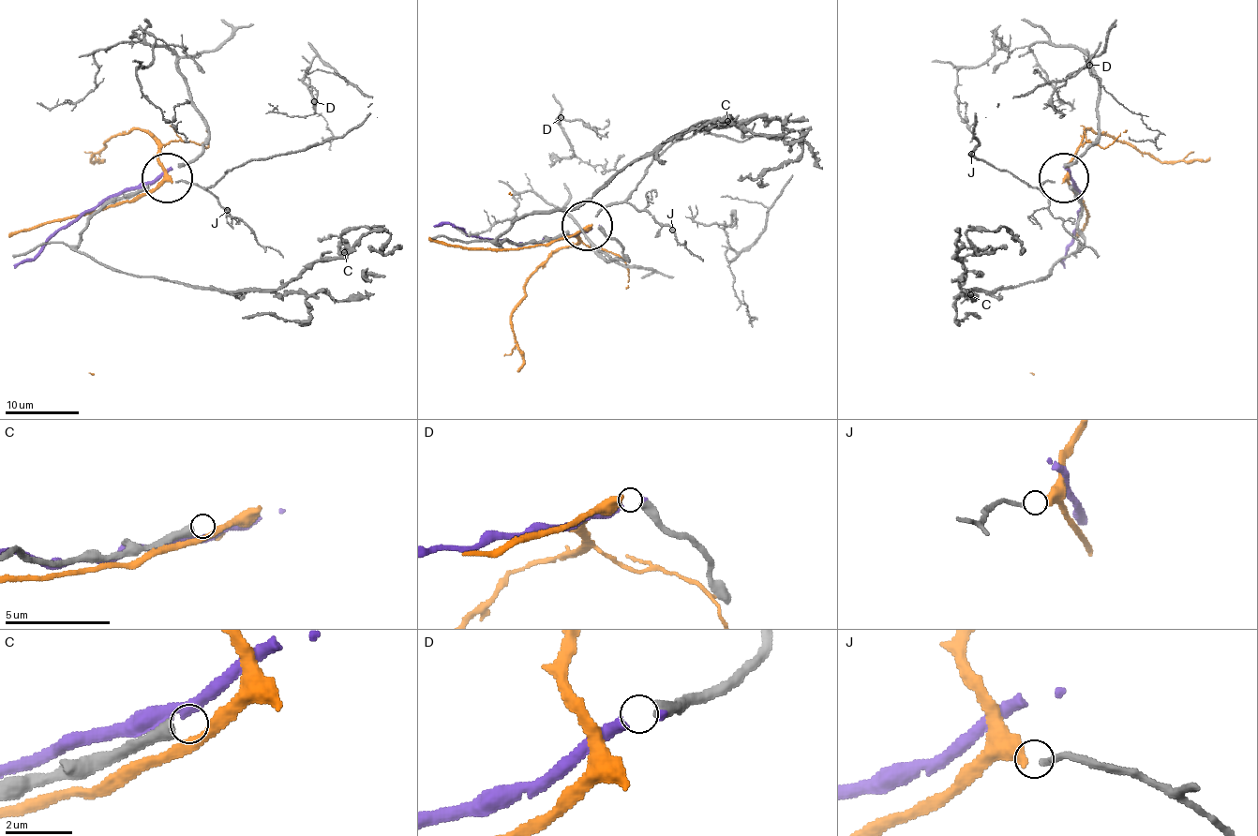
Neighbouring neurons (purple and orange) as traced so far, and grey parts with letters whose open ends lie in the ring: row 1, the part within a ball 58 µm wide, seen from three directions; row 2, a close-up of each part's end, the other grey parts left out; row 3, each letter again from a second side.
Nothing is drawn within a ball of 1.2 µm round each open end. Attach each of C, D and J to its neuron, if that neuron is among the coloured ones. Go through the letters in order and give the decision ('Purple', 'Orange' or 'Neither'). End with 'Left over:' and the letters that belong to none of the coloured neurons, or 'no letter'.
C: Neither
D: Purple
J: Orange
Left over: C

